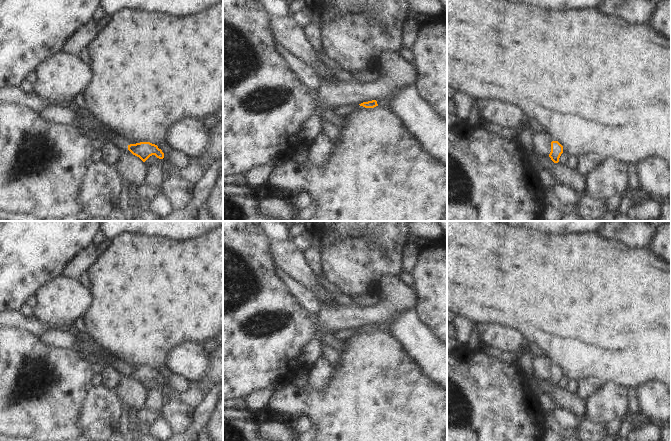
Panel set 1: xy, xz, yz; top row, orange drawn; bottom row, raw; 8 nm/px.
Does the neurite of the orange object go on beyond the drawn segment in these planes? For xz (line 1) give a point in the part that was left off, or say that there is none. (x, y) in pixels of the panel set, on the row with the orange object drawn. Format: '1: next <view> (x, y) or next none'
1: next none

